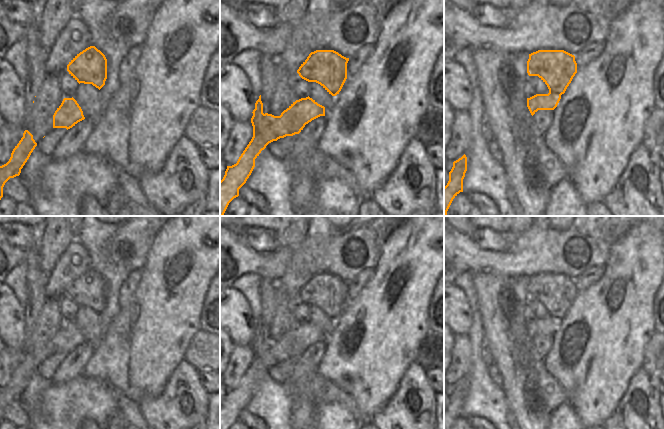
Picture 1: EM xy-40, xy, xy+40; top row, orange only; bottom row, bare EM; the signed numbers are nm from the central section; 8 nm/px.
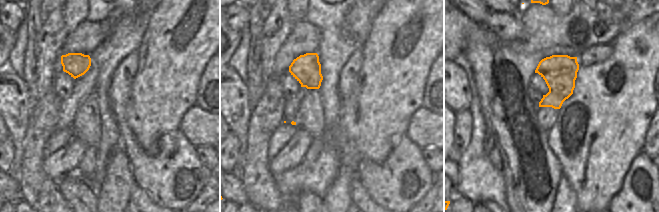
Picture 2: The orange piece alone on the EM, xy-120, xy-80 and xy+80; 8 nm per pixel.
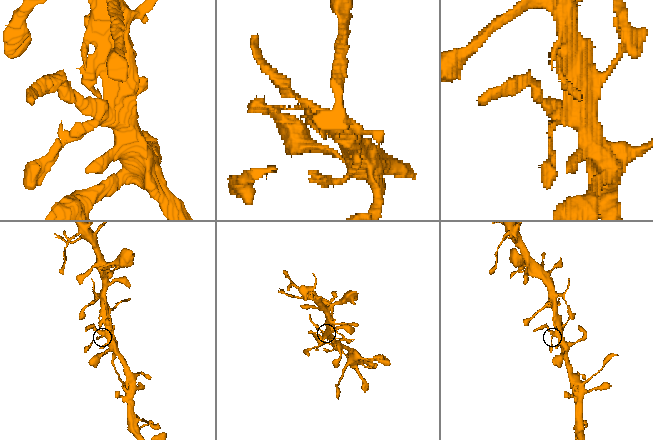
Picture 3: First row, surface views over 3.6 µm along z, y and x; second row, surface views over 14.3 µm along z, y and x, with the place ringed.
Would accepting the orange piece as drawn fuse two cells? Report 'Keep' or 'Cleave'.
Keep.

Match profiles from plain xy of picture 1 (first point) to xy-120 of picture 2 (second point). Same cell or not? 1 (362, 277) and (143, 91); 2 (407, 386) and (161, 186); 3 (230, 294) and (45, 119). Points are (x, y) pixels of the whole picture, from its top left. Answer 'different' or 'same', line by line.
1: different
2: same
3: different

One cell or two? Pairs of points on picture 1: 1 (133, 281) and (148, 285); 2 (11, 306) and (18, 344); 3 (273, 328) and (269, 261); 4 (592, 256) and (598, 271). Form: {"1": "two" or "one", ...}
{"1": "two", "2": "one", "3": "two", "4": "two"}

